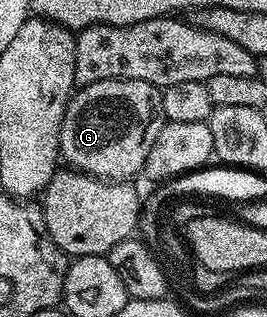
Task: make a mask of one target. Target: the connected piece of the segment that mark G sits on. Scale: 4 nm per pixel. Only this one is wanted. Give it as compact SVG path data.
M98 81L92 85L84 85L67 102L67 110L63 116L63 126L59 132L59 156L70 168L90 173L92 177L101 177L104 181L127 181L139 177L143 164L149 155L149 147L153 147L153 139L161 131L165 123L161 111L160 86L144 81Z

